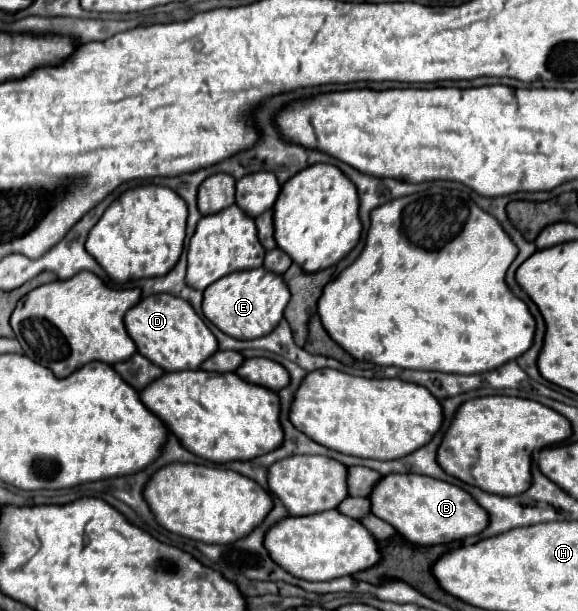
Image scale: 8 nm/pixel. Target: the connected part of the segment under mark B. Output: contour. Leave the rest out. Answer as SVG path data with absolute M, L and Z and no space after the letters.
M396 473L382 477L370 495L370 503L376 517L392 523L402 537L416 545L452 543L470 535L478 535L484 531L484 527L488 527L488 513L468 491L426 475Z

